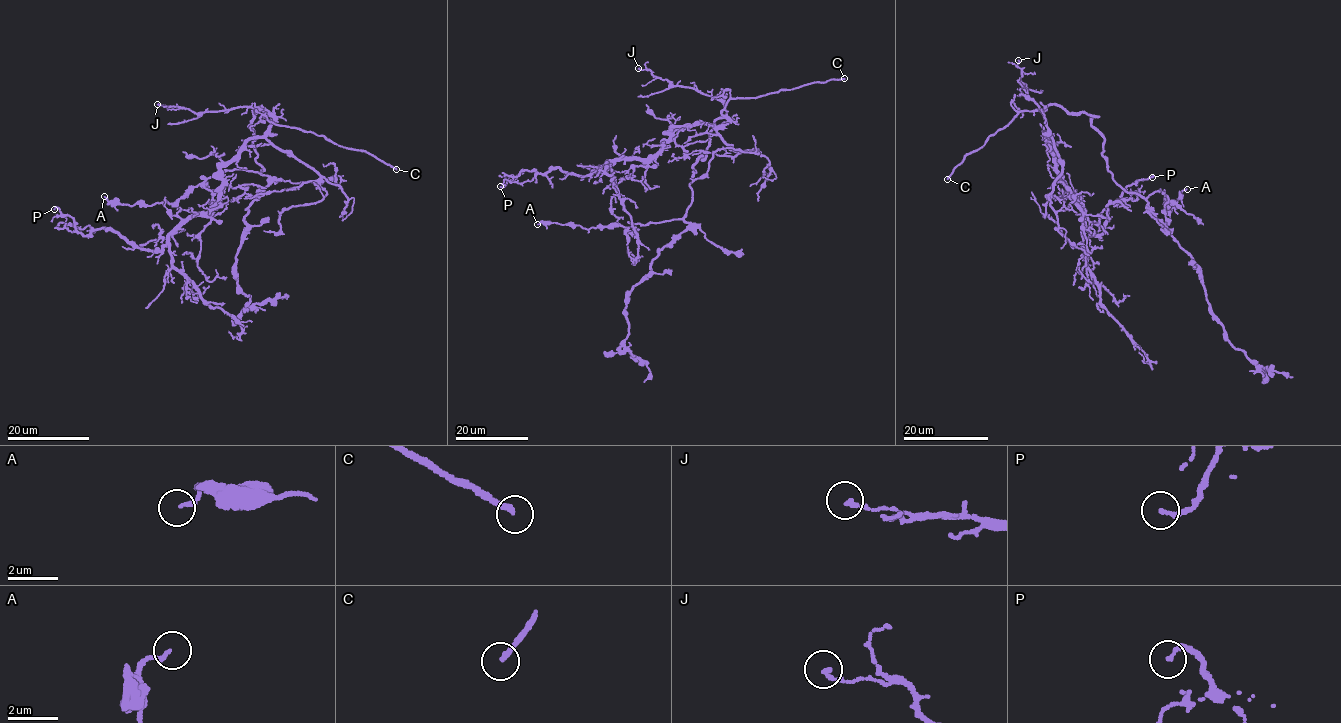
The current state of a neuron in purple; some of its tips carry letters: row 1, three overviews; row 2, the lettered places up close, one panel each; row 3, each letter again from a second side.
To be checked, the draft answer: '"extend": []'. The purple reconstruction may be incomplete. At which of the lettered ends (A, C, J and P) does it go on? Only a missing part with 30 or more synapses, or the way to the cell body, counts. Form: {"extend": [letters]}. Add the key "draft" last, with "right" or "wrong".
{"extend": ["C"], "draft": "wrong"}

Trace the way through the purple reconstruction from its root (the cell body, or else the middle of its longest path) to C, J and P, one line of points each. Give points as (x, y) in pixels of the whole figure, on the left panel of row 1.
C: (256, 112), (259, 108), (266, 111), (263, 117), (275, 124), (312, 131), (338, 145), (369, 152), (396, 169)
J: (256, 112), (259, 108), (268, 113), (261, 107), (247, 106), (198, 113), (157, 104)
P: (256, 112), (272, 117), (270, 128), (221, 168), (217, 203), (159, 250), (102, 228), (82, 235), (54, 209)

